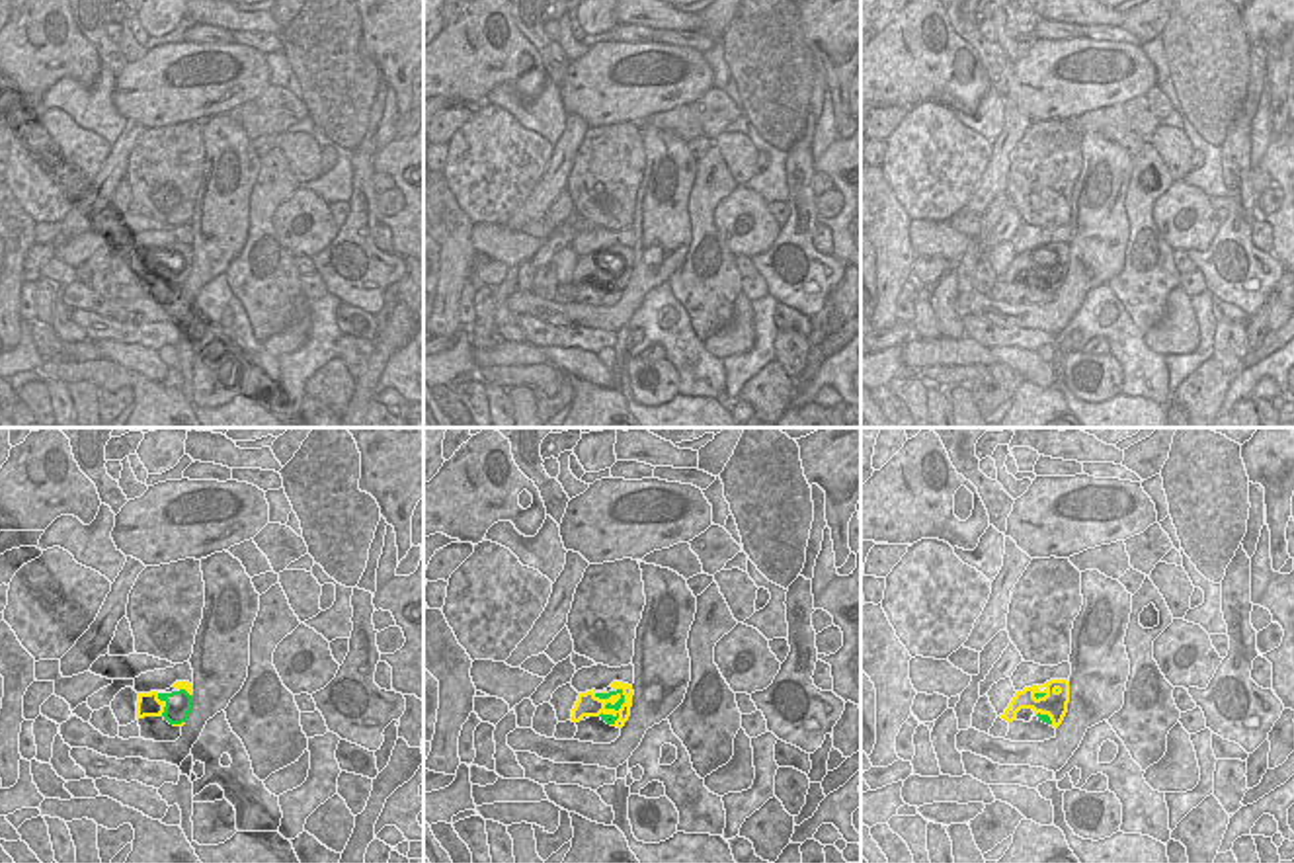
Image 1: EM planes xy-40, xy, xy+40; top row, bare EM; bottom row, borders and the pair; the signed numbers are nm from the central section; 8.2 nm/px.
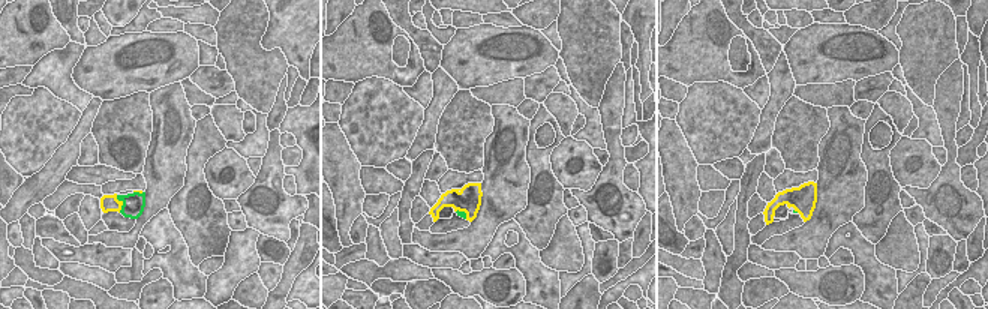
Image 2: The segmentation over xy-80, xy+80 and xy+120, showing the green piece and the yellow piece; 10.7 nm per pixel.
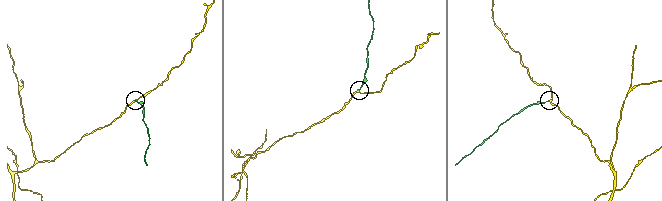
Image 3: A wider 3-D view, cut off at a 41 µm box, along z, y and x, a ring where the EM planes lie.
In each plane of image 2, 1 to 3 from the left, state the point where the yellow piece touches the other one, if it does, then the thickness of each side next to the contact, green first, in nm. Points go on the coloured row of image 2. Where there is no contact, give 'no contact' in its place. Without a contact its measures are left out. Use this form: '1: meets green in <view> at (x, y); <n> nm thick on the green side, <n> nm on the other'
1: meets green in xy-80 at (123, 204); 240 nm thick on the green side, 190 nm on the other
2: meets green in xy+80 at (464, 212); 60 nm thick on the green side, 280 nm on the other
3: meets green in xy+120 at (796, 212); 30 nm thick on the green side, 280 nm on the other

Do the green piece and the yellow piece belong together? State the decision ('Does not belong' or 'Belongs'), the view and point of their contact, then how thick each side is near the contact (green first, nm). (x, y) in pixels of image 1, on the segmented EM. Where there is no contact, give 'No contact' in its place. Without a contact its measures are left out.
Belongs. Touches green at xy (611, 707). Thickness 60 nm (green) against 190 nm

